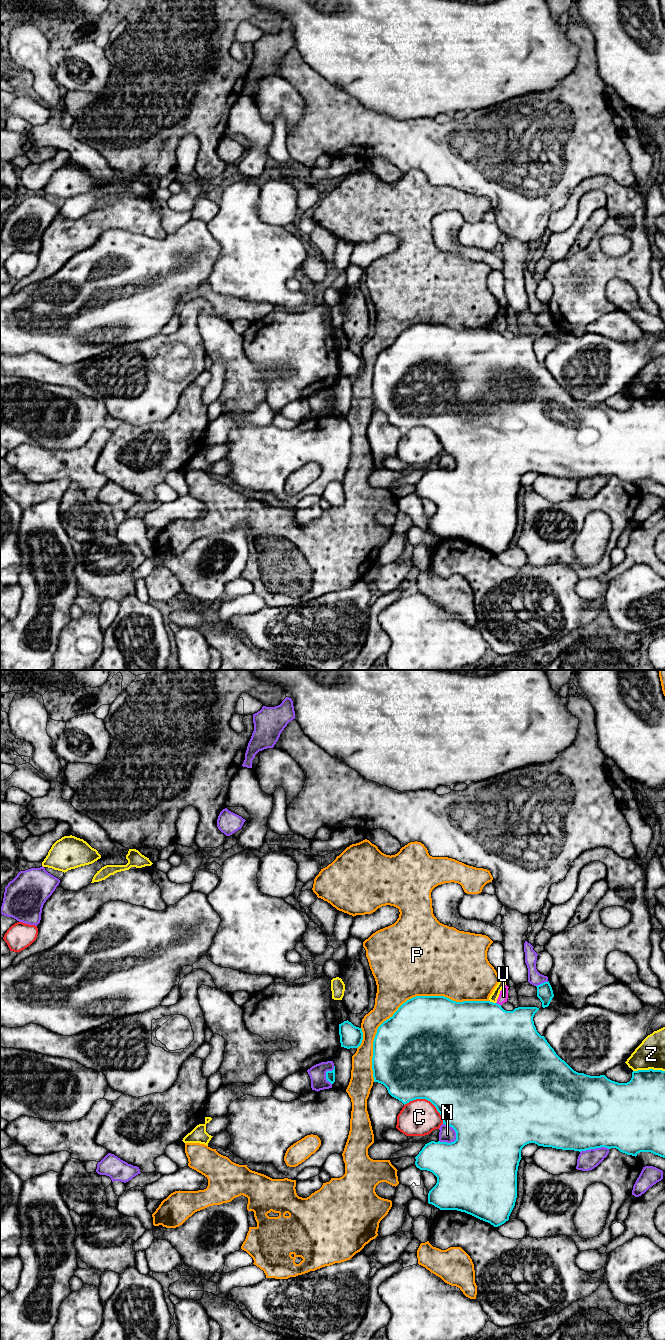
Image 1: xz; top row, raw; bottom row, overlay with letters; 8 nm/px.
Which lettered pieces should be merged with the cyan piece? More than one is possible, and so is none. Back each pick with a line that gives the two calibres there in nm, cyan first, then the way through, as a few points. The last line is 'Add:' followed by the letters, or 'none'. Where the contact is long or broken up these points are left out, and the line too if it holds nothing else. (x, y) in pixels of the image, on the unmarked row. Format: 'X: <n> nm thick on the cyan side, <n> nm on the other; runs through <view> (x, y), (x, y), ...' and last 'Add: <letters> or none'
Add: none

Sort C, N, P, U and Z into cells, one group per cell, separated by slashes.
C / N / P / U / Z

